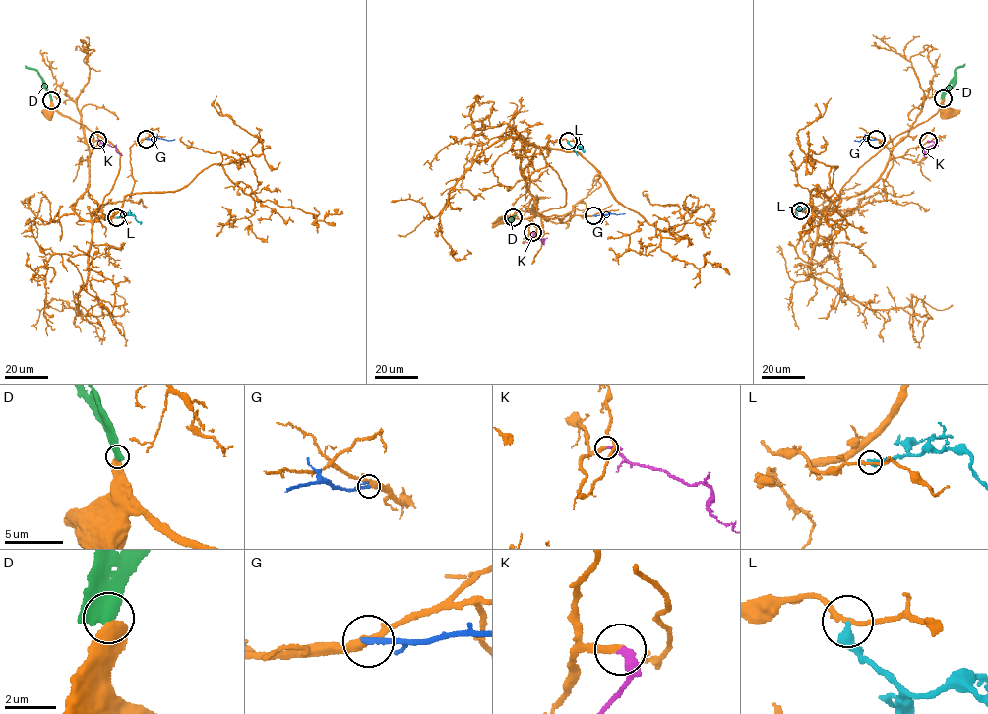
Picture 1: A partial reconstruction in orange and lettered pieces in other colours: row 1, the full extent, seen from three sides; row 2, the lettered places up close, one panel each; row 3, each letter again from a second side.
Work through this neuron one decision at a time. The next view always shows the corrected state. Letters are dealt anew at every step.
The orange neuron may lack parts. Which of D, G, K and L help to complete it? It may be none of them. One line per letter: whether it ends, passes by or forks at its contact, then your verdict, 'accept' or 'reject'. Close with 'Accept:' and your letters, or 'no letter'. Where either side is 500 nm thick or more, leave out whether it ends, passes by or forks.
D: reject
G: it ends there; reject
K: it ends there; accept
L: it ends there; reject
Accept: K

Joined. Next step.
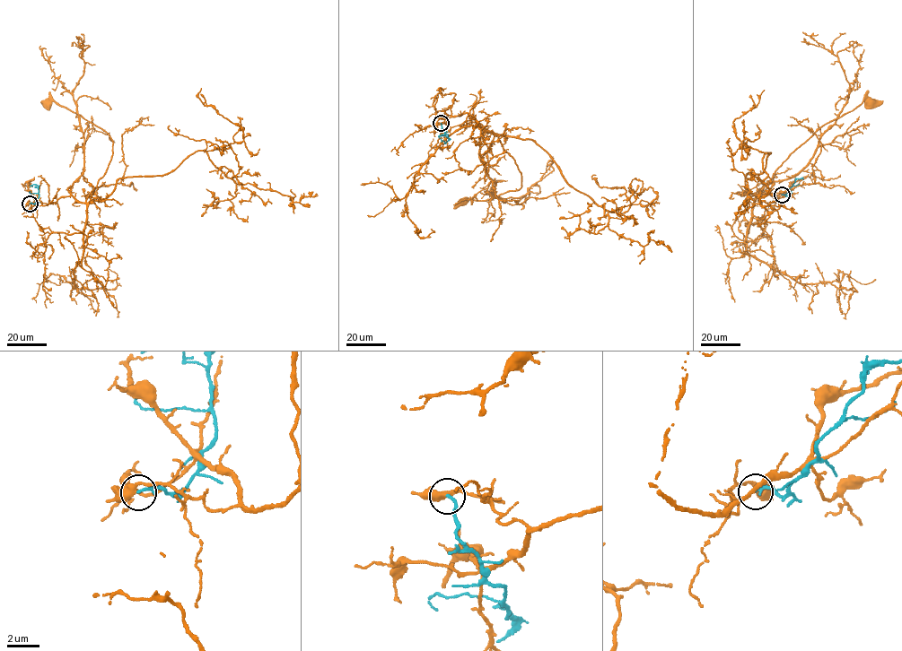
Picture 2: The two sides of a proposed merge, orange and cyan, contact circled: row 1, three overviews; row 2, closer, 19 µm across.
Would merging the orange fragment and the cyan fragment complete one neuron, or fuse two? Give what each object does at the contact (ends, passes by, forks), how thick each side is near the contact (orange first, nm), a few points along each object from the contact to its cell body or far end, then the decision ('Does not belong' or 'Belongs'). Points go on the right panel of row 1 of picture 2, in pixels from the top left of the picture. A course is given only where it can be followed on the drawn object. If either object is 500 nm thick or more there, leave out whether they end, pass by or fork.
At the ring orange passes by. At the ring cyan ends. Thickness 440 nm (orange) against 190 nm. Course of orange: (782, 195), (776, 197), (761, 194), (761, 188), (757, 195), (815, 132), (863, 100), (871, 103). Course of cyan: (782, 195), (785, 195), (795, 180), (801, 178). Does not belong

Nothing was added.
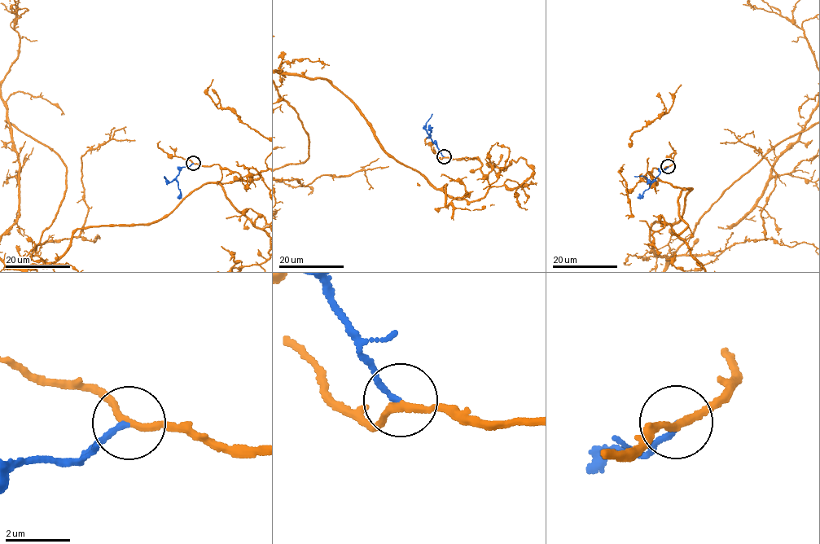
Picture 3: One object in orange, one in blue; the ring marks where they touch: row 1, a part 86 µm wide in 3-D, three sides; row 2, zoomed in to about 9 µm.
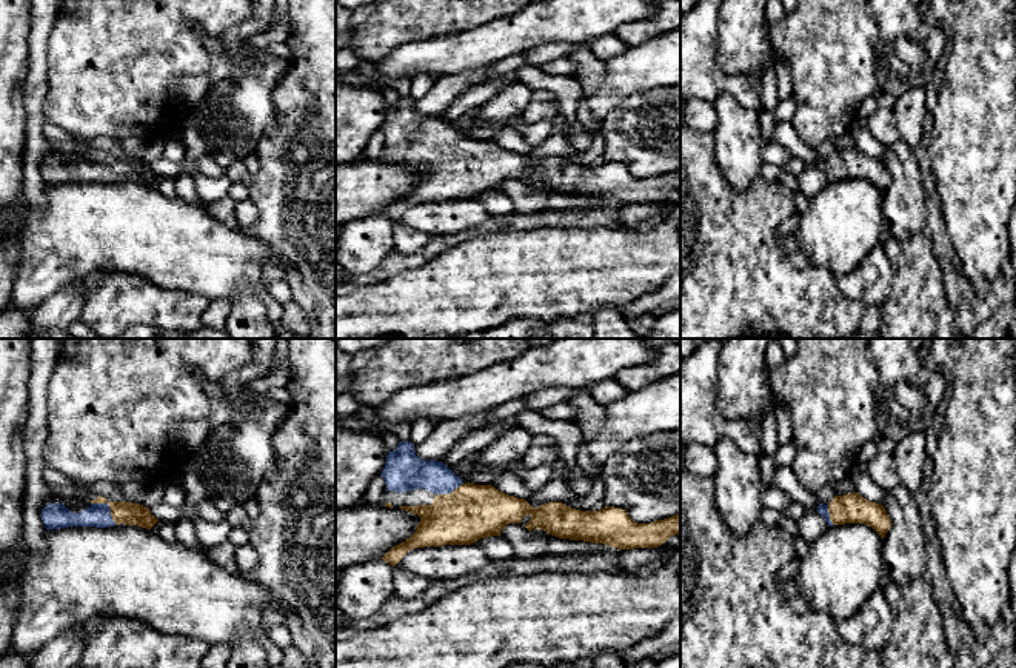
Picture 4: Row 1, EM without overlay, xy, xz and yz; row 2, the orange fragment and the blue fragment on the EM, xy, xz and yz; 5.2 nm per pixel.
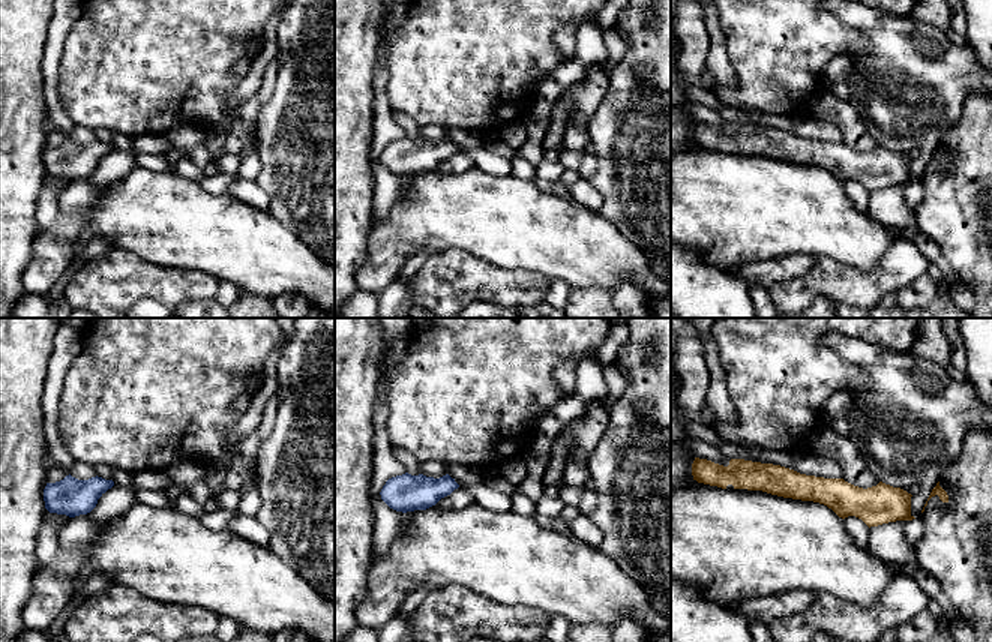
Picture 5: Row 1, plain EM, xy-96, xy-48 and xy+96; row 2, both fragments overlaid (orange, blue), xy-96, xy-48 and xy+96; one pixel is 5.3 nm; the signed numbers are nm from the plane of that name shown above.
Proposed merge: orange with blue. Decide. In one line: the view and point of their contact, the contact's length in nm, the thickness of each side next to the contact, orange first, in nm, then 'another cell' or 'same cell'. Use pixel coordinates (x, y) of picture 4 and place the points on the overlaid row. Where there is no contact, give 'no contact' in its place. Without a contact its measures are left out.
meets orange in xy at (110, 507); contact 180 nm long; 120 nm thick on the orange side, 130 nm on the other; same cell

